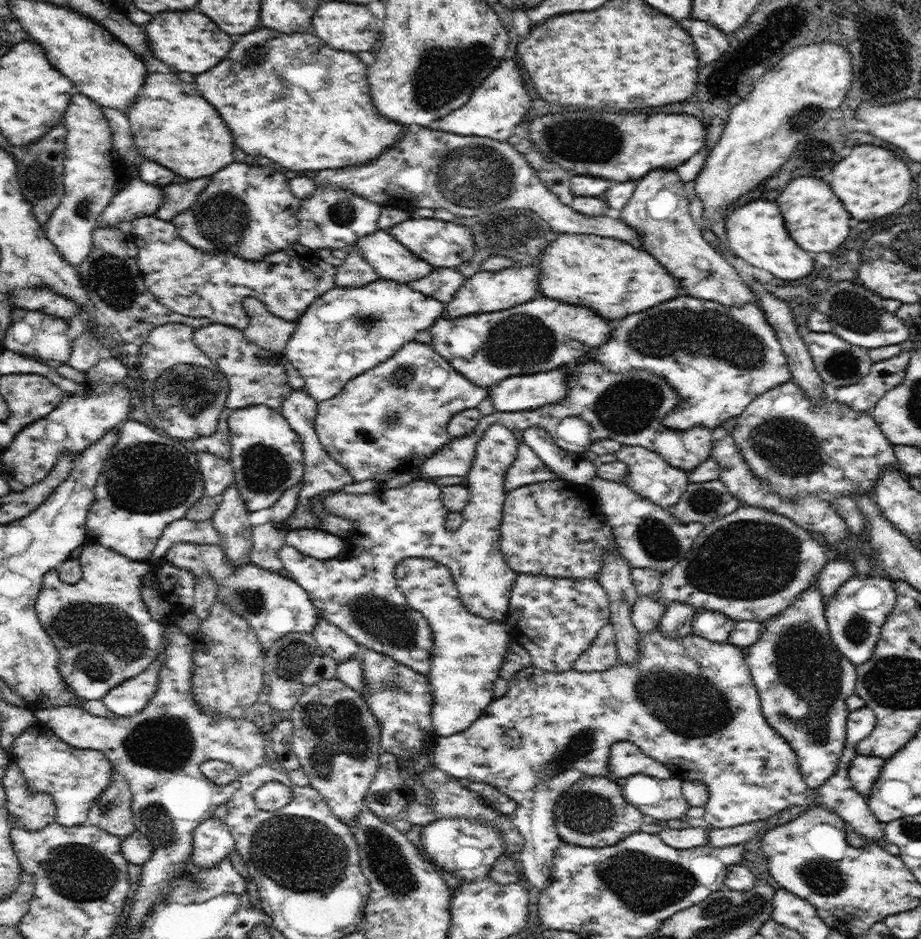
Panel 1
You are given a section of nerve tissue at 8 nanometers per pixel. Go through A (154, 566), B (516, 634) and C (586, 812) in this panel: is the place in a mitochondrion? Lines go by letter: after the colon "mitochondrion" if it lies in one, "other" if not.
A: other
B: other
C: mitochondrion

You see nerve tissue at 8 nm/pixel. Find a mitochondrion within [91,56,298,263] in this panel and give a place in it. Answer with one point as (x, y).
(223, 218)

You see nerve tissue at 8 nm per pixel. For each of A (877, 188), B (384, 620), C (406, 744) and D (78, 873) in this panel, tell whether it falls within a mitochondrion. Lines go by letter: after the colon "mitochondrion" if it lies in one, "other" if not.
A: other
B: mitochondrion
C: other
D: mitochondrion

